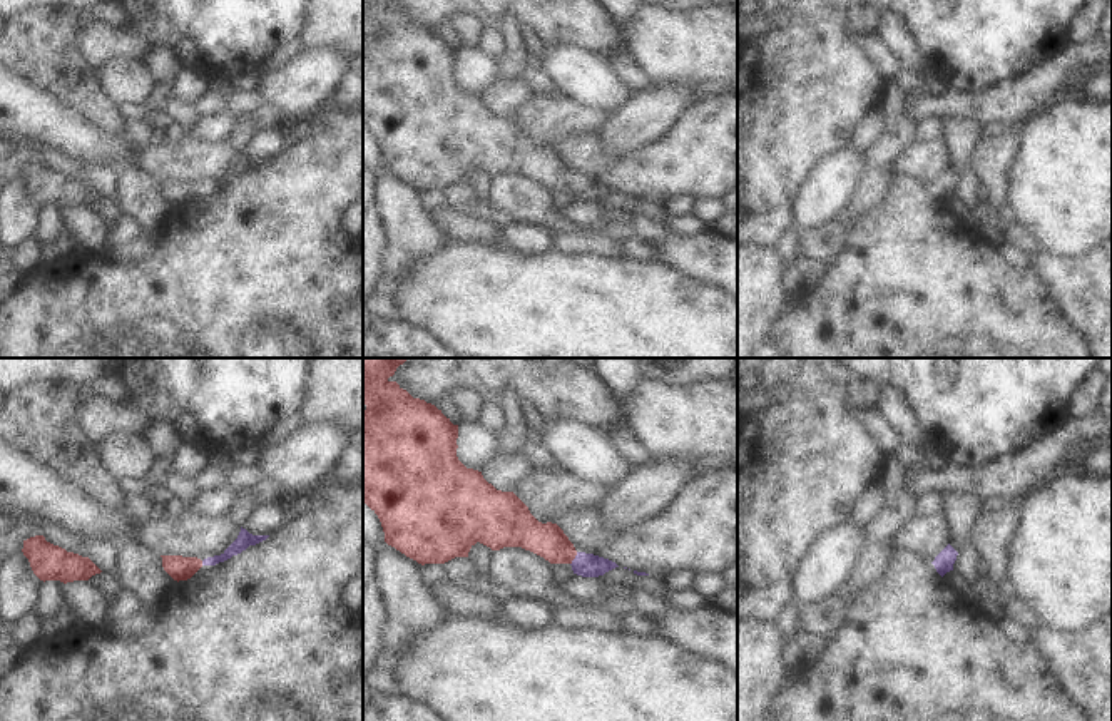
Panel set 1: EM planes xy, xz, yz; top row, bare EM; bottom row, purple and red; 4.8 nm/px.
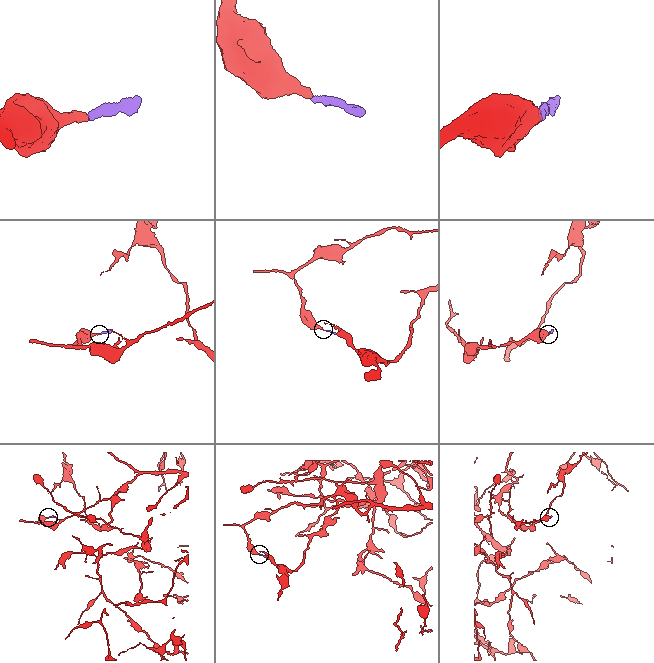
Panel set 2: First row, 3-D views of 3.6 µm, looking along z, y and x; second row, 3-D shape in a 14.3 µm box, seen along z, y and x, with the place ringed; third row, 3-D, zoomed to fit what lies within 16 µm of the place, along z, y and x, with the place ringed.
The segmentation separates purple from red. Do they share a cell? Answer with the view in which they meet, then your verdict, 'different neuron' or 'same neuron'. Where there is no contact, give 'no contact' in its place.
meets purple in xz; same neuron

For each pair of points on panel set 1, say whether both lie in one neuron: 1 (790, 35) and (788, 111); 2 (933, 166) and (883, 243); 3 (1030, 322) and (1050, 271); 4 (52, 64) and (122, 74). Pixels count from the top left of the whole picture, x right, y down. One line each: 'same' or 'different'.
1: same
2: different
3: different
4: different

